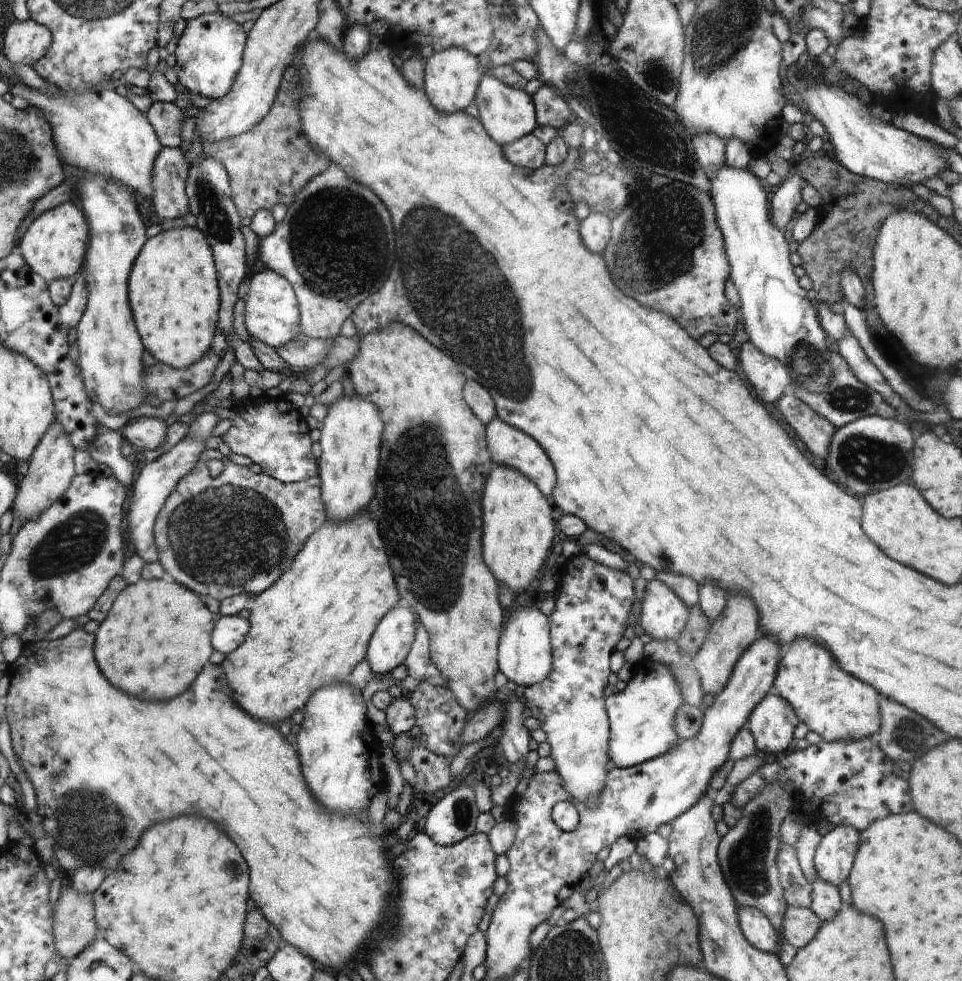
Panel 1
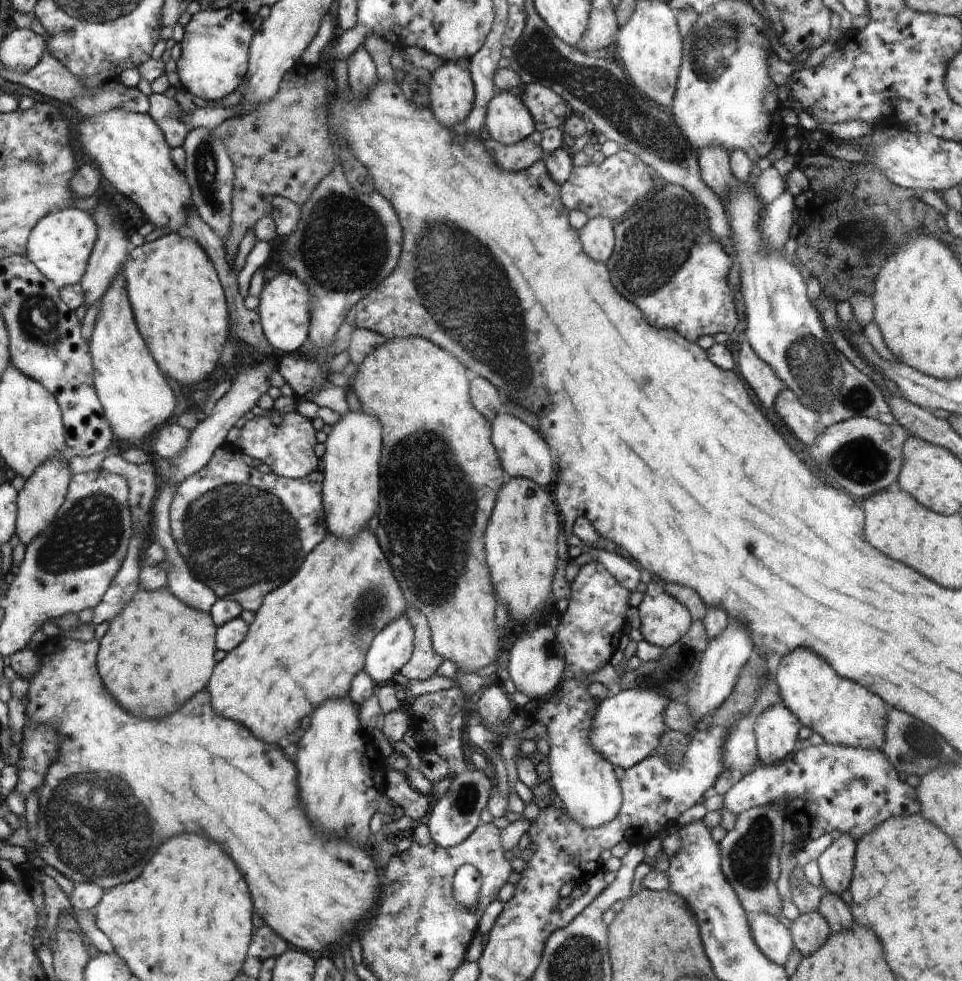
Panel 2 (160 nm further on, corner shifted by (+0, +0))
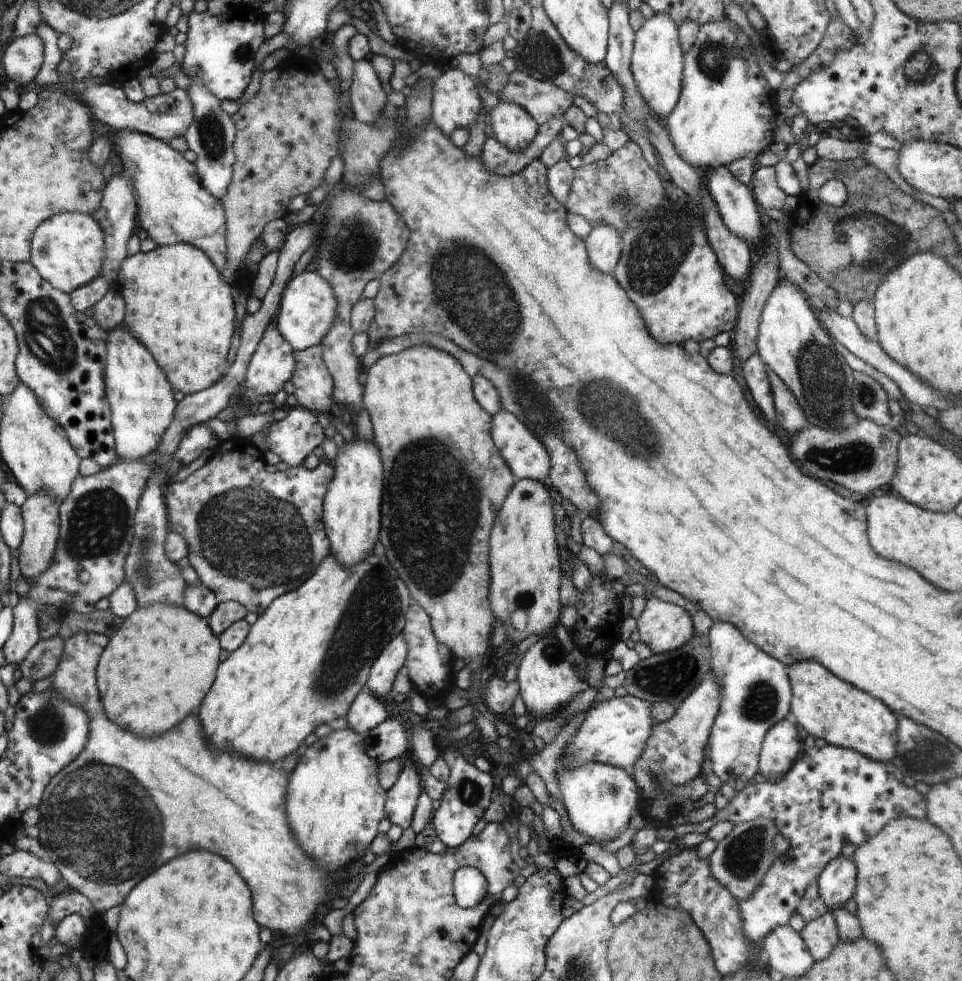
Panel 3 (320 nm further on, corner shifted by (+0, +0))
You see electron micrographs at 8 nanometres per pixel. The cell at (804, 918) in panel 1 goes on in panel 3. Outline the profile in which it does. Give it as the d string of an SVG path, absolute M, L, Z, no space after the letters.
M832 912L823 914L816 920L806 923L801 931L801 936L815 962L828 958L834 947L840 942L837 922Z

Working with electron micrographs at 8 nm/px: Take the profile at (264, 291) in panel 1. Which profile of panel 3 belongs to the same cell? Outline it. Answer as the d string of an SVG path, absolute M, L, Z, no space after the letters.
M302 271L293 275L283 290L281 305L274 320L282 336L297 351L322 344L333 328L339 312L339 302L331 284L318 271Z

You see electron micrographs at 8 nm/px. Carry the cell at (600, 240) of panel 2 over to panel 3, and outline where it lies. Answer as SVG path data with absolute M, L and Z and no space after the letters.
M600 225L593 227L584 241L590 260L594 260L594 268L612 275L621 255L621 240L617 232L611 226Z

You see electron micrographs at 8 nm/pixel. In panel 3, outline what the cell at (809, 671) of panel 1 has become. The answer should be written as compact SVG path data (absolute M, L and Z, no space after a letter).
M814 661L791 662L788 671L793 691L791 708L798 725L809 735L822 738L835 747L858 751L879 763L892 762L899 742L898 716L885 704L836 678Z

